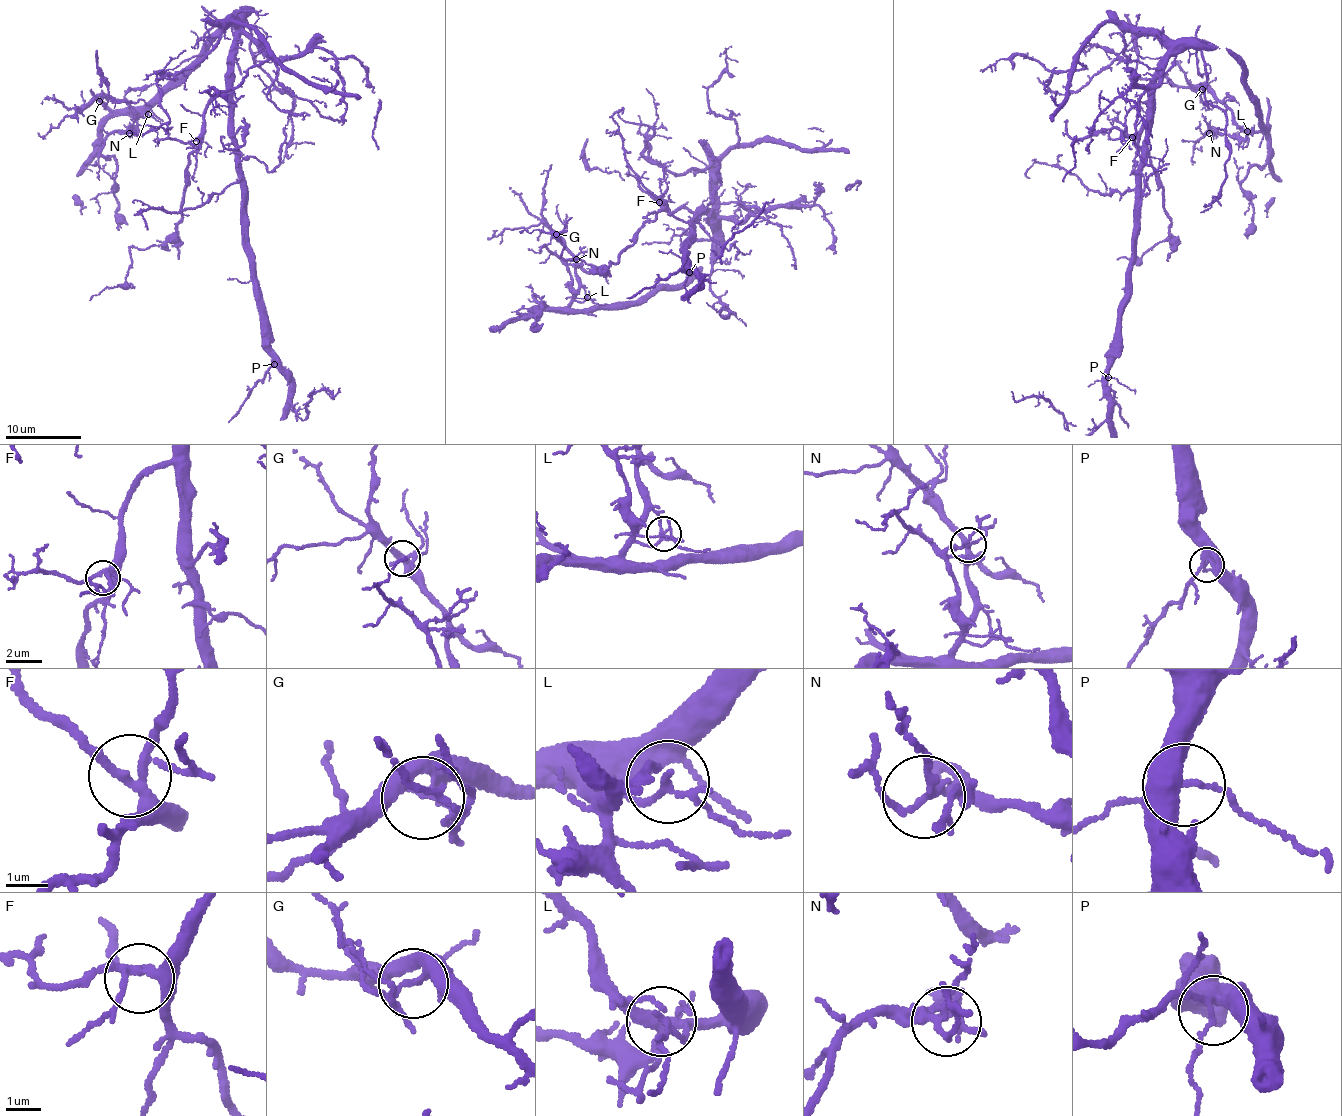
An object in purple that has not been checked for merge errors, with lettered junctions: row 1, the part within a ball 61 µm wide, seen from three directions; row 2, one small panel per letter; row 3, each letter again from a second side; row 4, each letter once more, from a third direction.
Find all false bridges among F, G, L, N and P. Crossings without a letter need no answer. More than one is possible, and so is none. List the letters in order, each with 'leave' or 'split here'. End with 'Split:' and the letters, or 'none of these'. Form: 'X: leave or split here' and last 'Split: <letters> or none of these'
F: leave
G: leave
L: leave
N: leave
P: leave
Split: none of these

